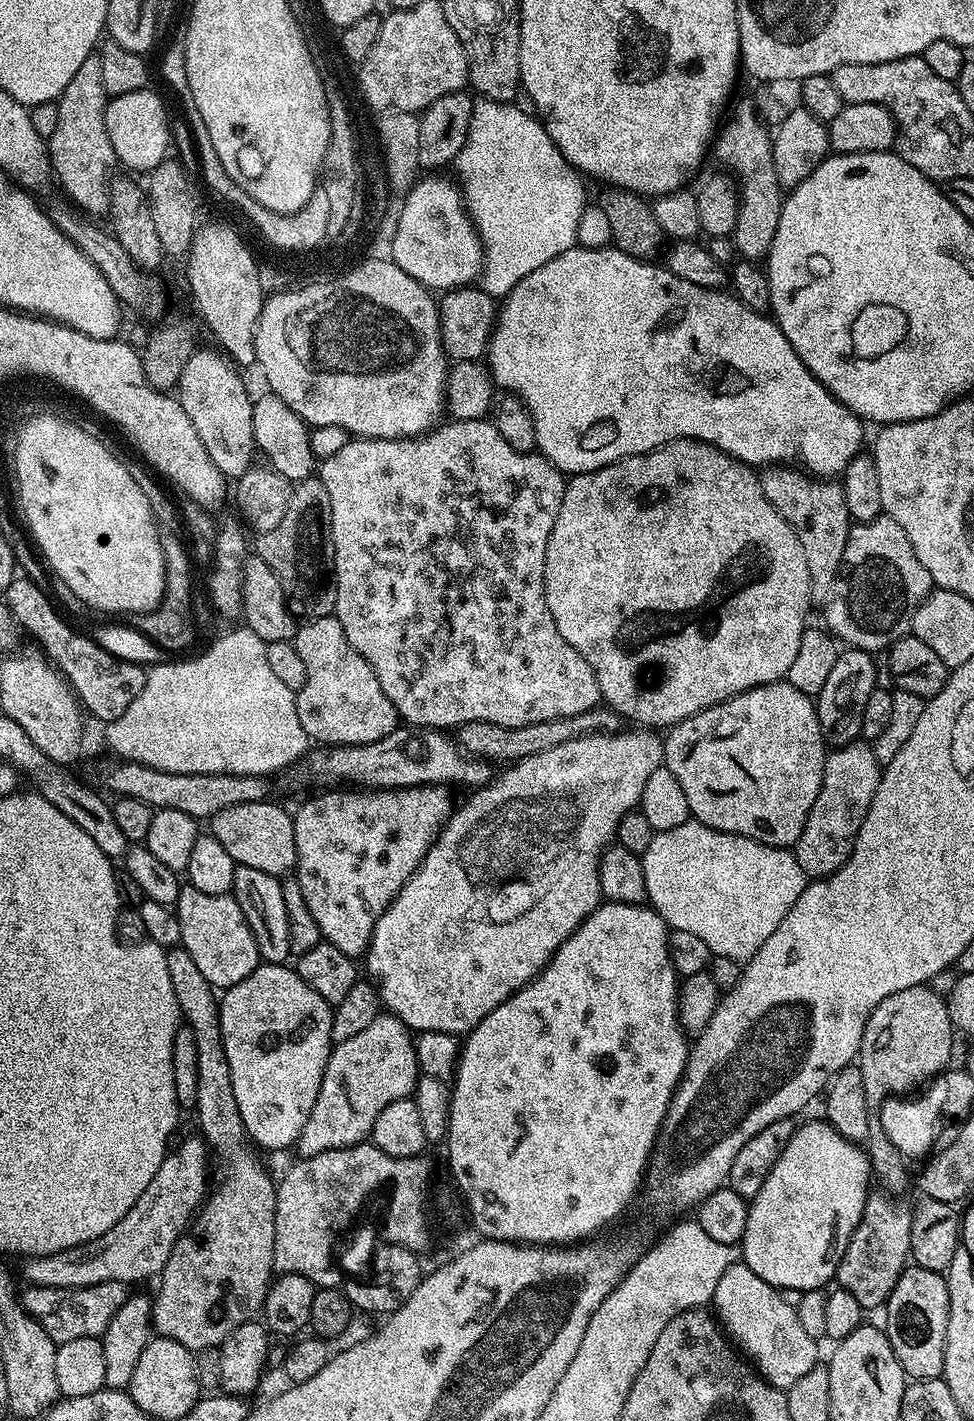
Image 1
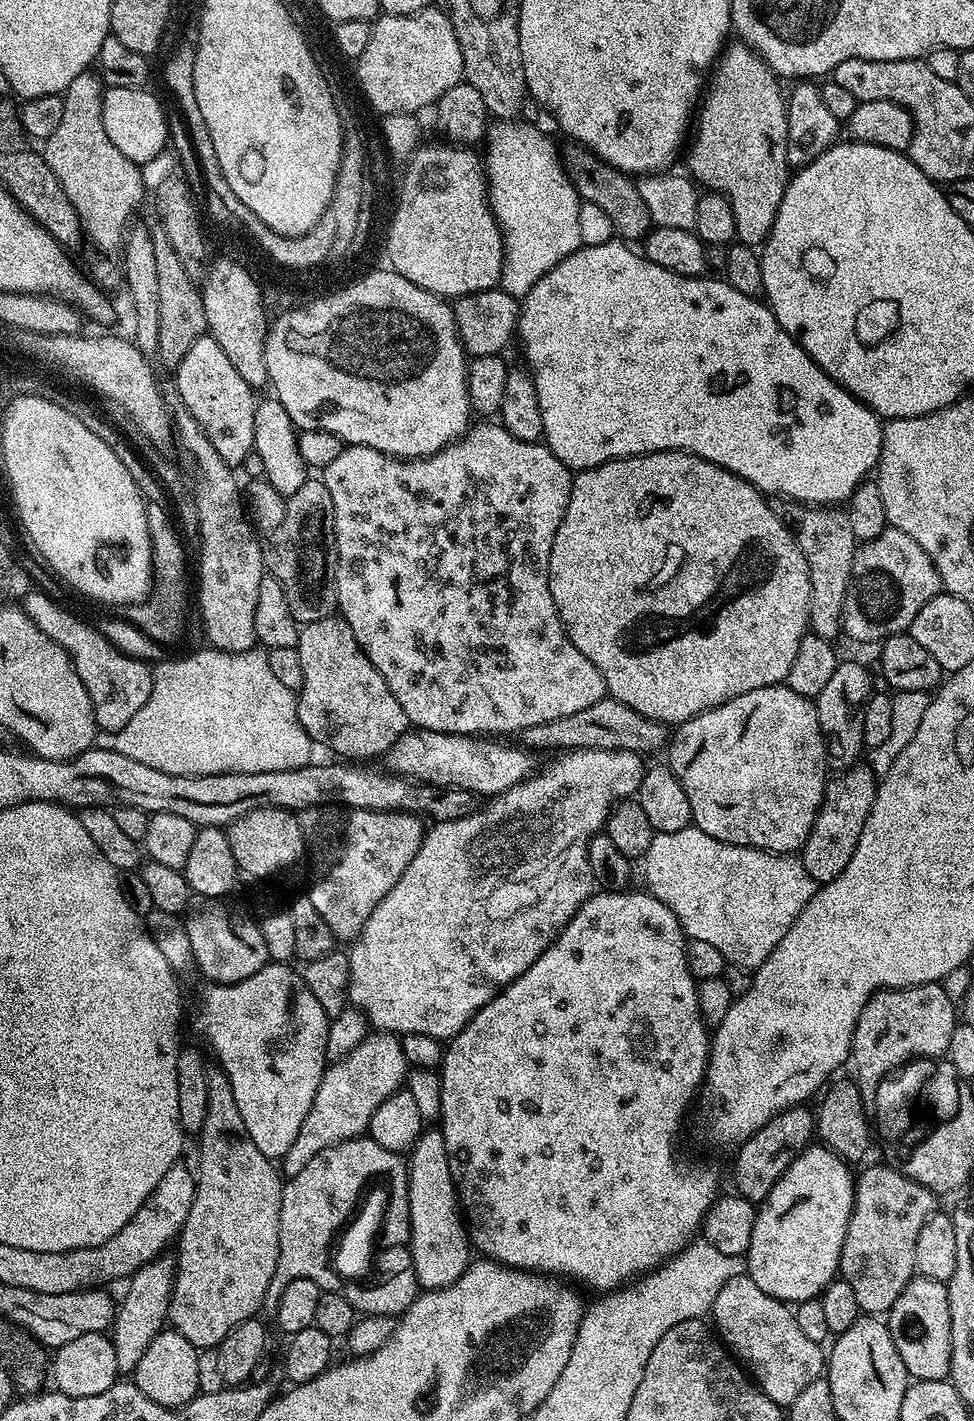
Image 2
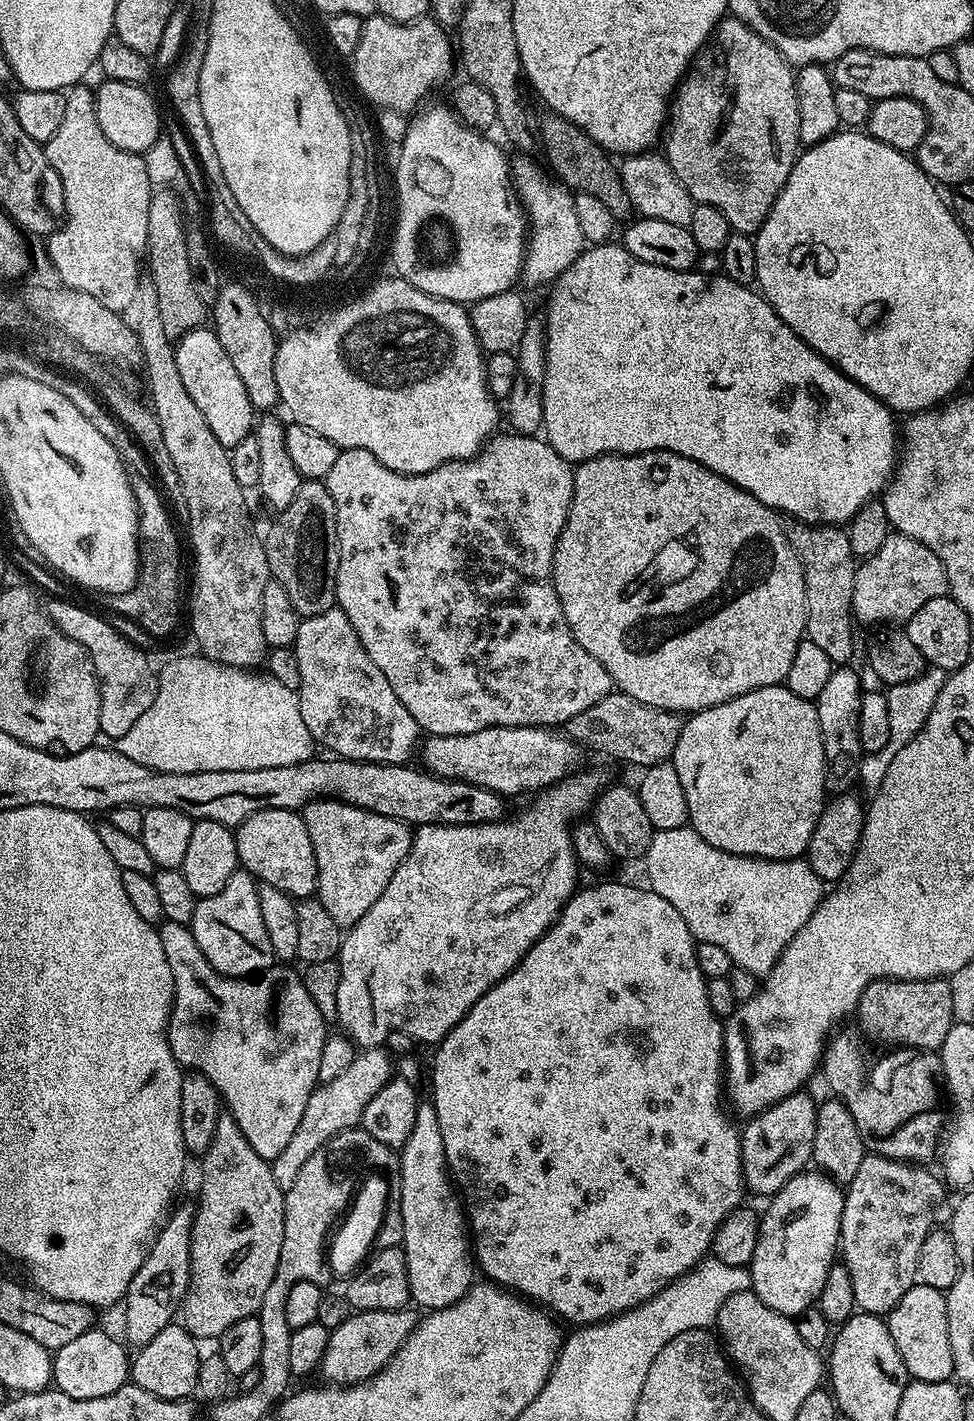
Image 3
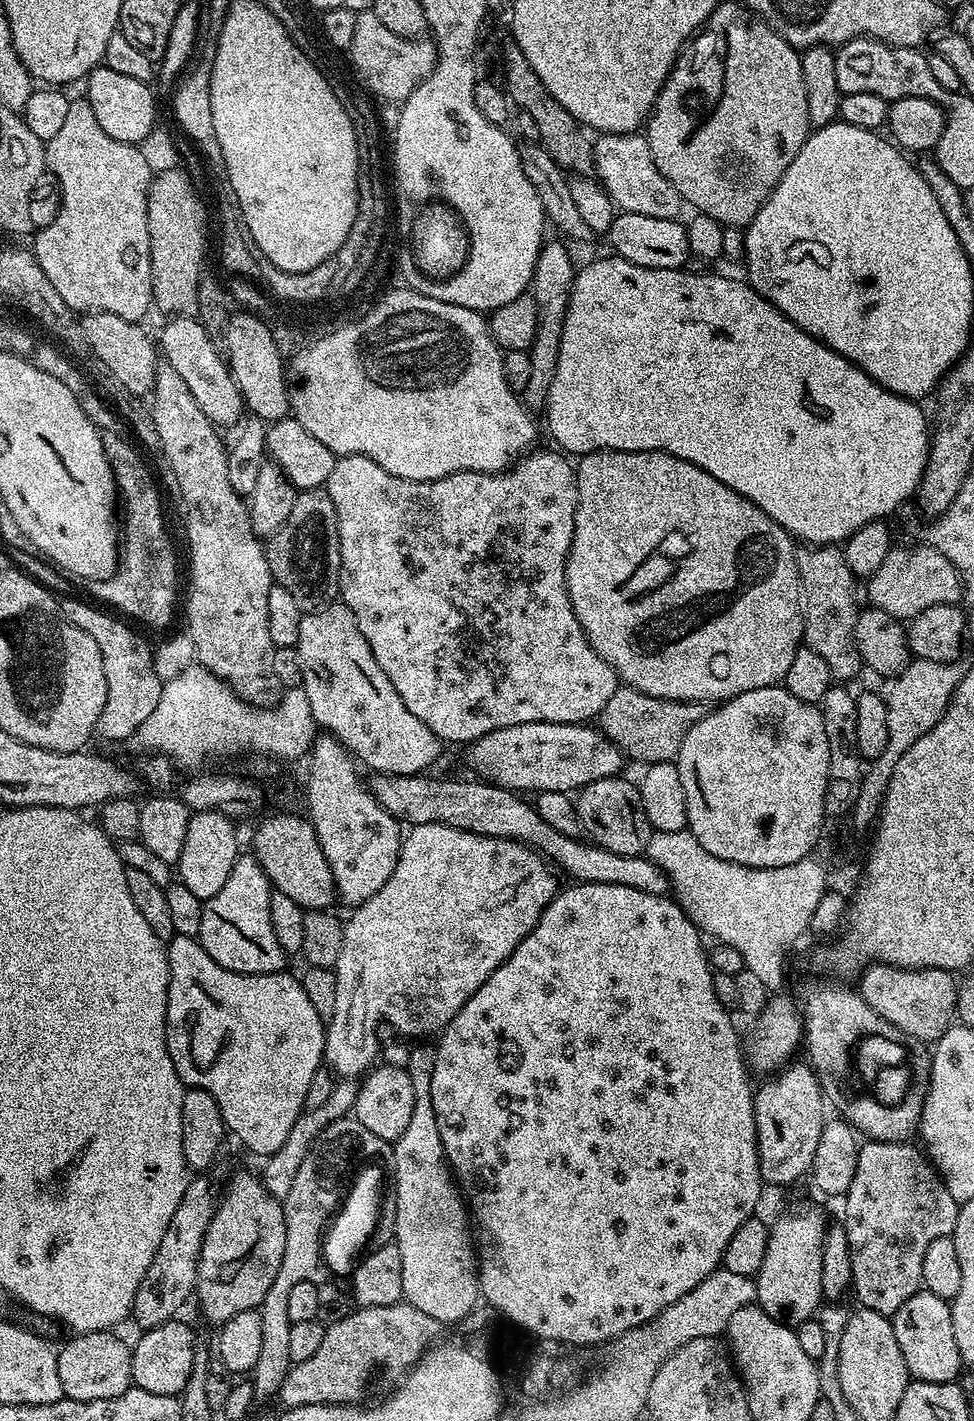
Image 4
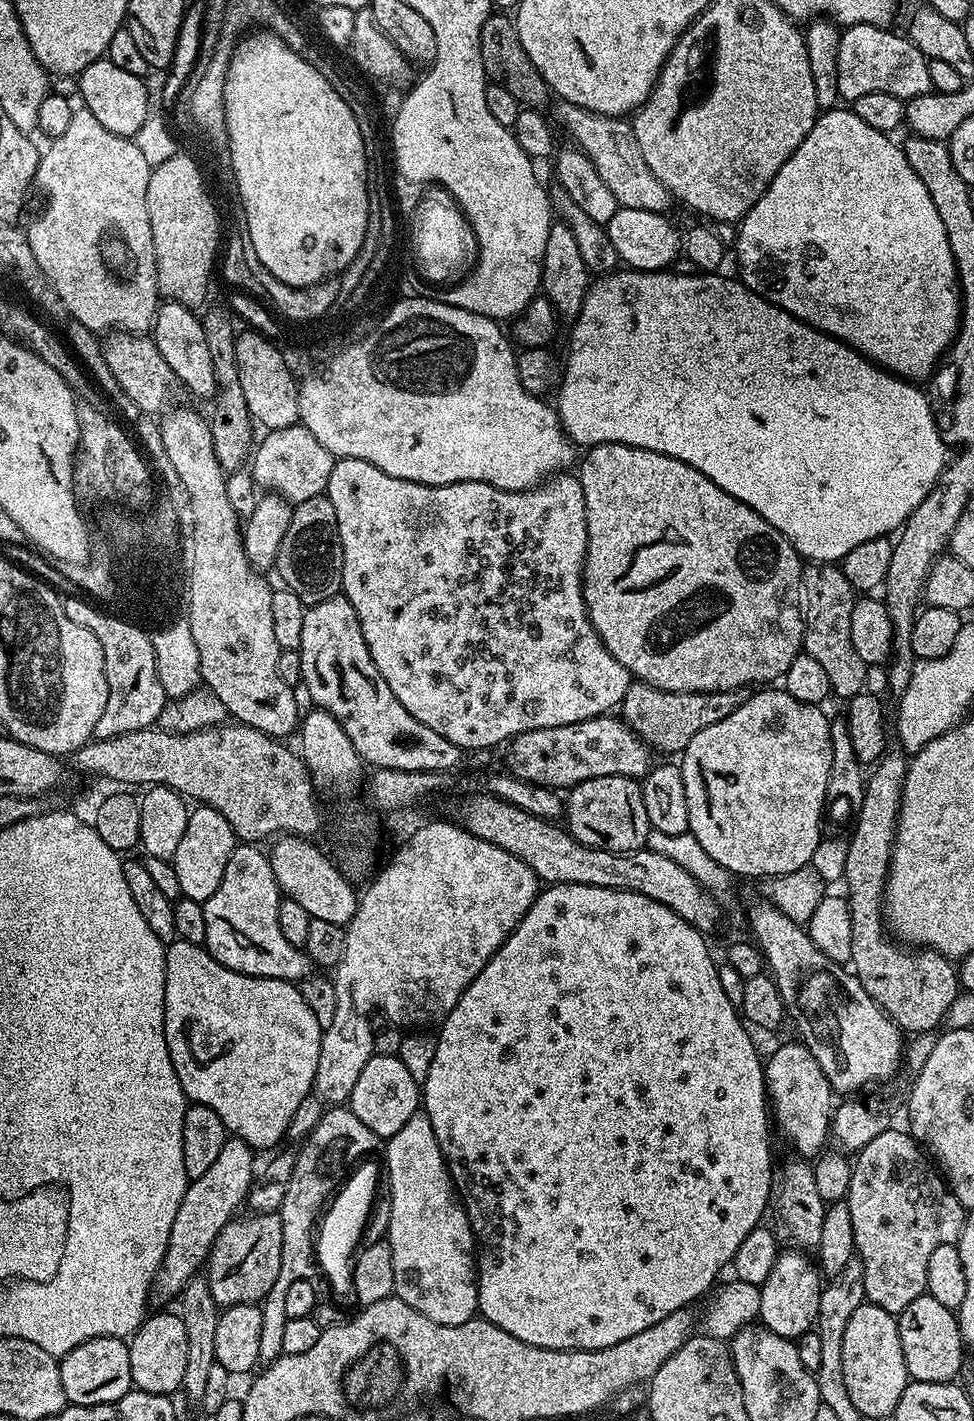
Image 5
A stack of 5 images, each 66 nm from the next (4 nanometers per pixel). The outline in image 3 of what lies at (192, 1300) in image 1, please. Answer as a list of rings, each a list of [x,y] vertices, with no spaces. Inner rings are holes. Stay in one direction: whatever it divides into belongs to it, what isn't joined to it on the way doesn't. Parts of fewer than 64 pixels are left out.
[[[221,1114],[218,1118],[218,1126],[214,1129],[214,1142],[210,1142],[210,1146],[204,1152],[199,1164],[200,1200],[197,1199],[195,1201],[196,1217],[192,1223],[192,1233],[190,1234],[192,1273],[190,1274],[190,1282],[188,1283],[188,1292],[184,1296],[184,1303],[182,1305],[182,1323],[188,1329],[188,1333],[195,1336],[197,1341],[205,1342],[204,1340],[215,1341],[223,1332],[230,1330],[230,1326],[234,1326],[234,1322],[242,1322],[242,1318],[254,1316],[259,1313],[260,1307],[262,1306],[262,1298],[266,1295],[266,1289],[270,1287],[270,1282],[274,1282],[274,1270],[278,1270],[278,1262],[282,1254],[285,1189],[280,1188],[278,1182],[274,1182],[271,1163],[260,1157],[258,1150],[254,1150],[254,1146],[250,1146],[250,1142],[246,1142],[246,1138],[238,1126],[238,1122],[234,1122],[234,1118],[227,1114]]]

